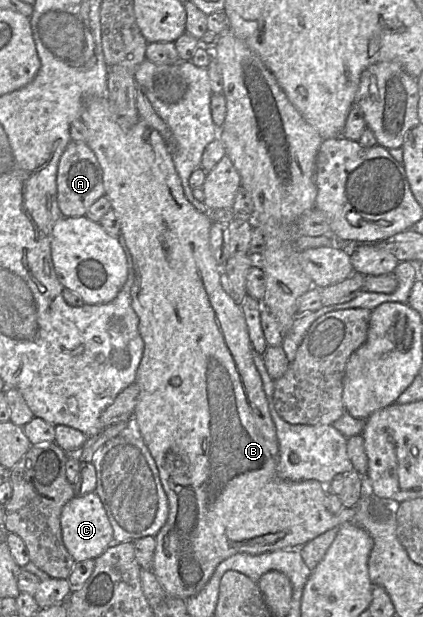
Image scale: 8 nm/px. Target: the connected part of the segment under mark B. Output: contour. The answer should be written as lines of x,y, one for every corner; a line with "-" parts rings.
101,97
101,98
91,98
88,99
82,109
81,115
80,115
81,121
84,123
87,129
87,142
86,144
90,147
90,149
94,152
98,163
102,169
103,174
103,185
105,190
105,195
107,199
109,200
111,204
111,210
114,211
116,217
118,218
119,224
120,224
120,230
121,234
124,236
126,246
128,250
130,251
130,254
133,259
133,266
135,271
135,279
134,283
131,288
131,304
132,308
135,310
136,314
139,318
139,333
144,341
144,351
143,356
140,362
140,365
137,370
135,383
139,388
139,398
138,403
135,407
134,413
133,413
133,427
135,430
141,435
143,438
143,441
147,445
152,457
155,460
155,464
157,466
158,472
159,472
159,478
161,480
163,489
167,495
168,504
169,504
169,514
167,517
167,521
164,524
164,526
159,530
157,535
155,536
156,539
156,547
154,551
154,558
153,558
153,565
152,565
152,572
157,577
158,581
162,585
162,587
165,589
167,593
174,597
181,598
183,600
186,600
187,598
196,595
199,593
203,587
206,585
206,583
210,580
211,576
213,575
216,567
220,562
227,559
228,557
235,555
237,553
248,553
252,555
262,554
265,552
273,552
277,550
282,549
299,549
303,545
305,545
310,540
314,539
315,537
319,536
320,534
324,533
327,530
330,530
335,527
335,517
333,514
329,512
327,509
327,487
323,485
318,480
310,479
310,480
304,480
301,482
292,482
281,479
277,475
277,457
279,453
279,444
278,439
276,435
276,427
274,425
274,422
271,418
269,407
268,407
268,401
266,394
263,389
263,383
260,377
260,374
258,370
256,369
256,366
253,361
252,356
252,343
249,337
249,332
247,328
247,324
245,321
244,313
241,309
241,306
237,305
233,298
227,294
224,289
221,286
220,282
220,273
219,273
219,265
217,264
216,259
214,258
210,246
210,229
212,226
213,221
209,217
209,210
207,213
202,213
195,209
190,202
187,200
183,186
181,183
181,179
175,169
170,147
166,143
166,141
163,139
161,134
147,125
143,120
139,120
138,123
133,126
129,130
124,130
120,127
120,125
117,123
116,118
114,114
112,113
112,110
109,105
109,101
107,98

